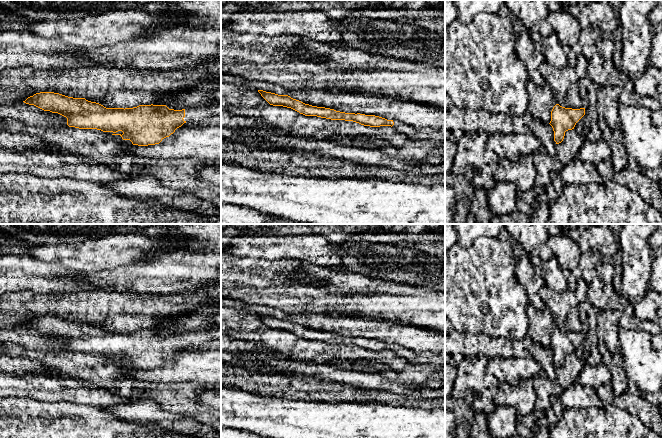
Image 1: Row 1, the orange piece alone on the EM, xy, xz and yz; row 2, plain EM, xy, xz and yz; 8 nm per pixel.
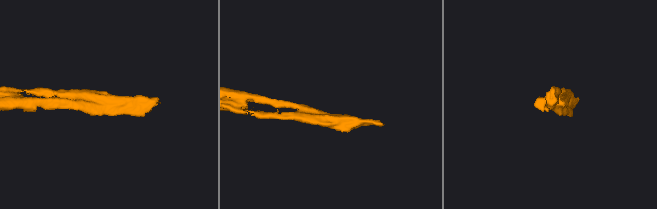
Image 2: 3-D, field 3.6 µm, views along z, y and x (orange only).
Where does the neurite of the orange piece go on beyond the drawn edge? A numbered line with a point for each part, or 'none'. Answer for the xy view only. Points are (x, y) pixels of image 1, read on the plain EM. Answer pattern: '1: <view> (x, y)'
1: xy (191, 338)

